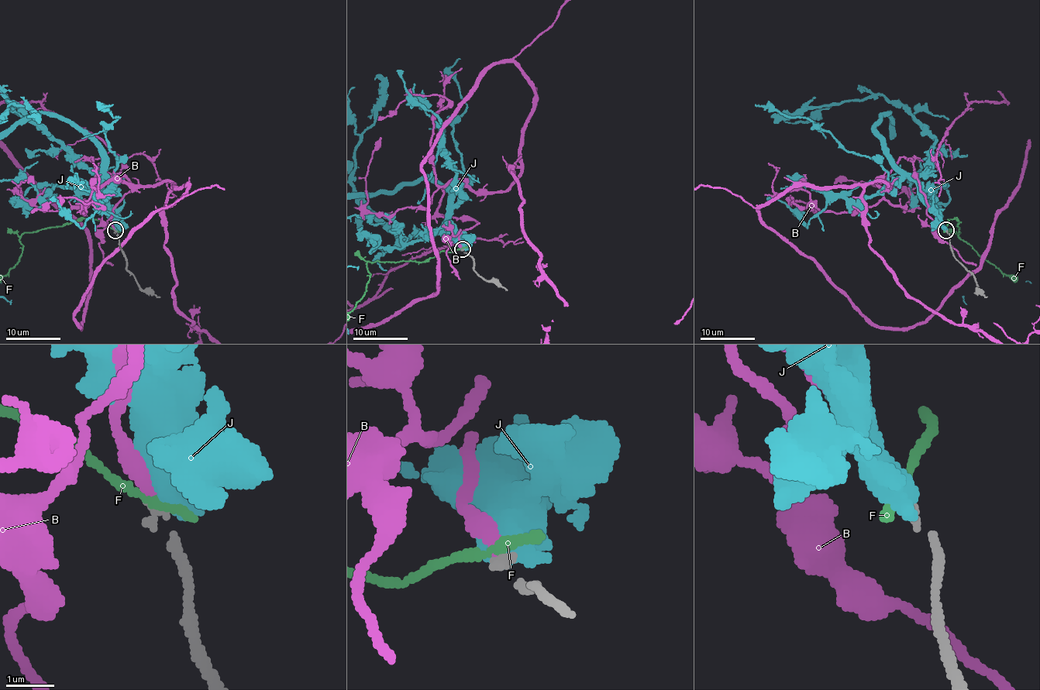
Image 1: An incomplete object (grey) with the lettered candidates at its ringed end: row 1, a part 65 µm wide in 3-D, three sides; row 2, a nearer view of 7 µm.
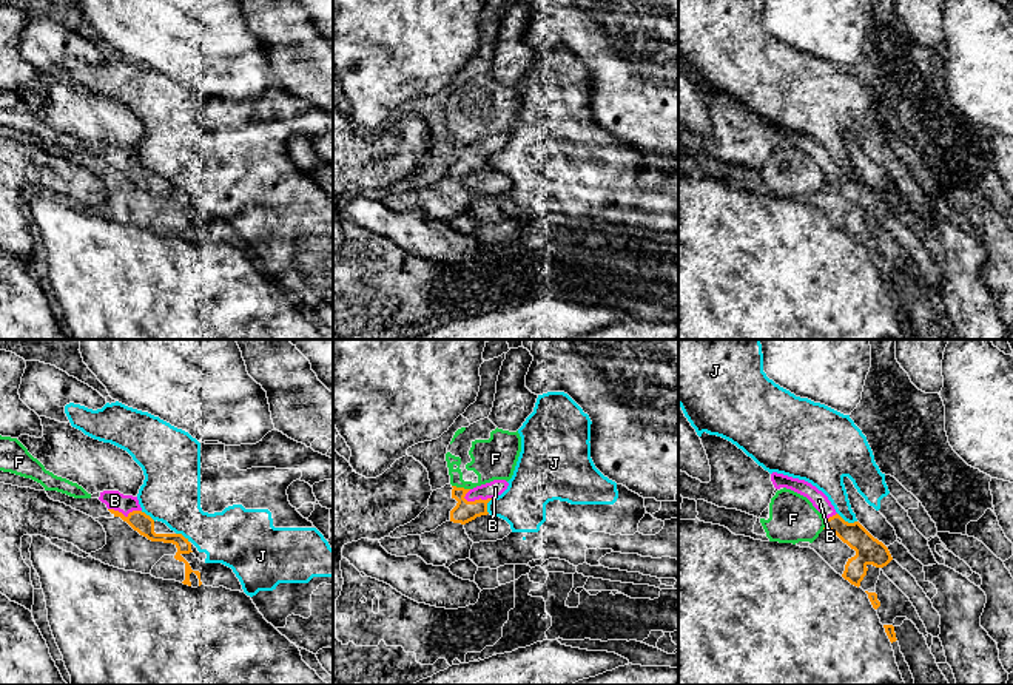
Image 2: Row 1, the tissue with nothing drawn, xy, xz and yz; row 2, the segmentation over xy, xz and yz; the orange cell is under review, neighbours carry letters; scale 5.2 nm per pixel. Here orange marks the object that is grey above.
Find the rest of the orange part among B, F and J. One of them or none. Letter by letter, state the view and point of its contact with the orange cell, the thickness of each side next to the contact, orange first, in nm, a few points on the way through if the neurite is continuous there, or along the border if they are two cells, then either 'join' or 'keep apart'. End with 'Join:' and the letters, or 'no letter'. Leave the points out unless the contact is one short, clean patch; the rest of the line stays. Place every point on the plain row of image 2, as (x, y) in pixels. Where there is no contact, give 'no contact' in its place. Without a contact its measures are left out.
B: xz (477, 155) | 120/90 nm | across xz (464, 165), (477, 155), (495, 142) | join
F: xz (461, 142) | 120/220 nm | along xz (452, 139), (469, 144) | keep apart
J: yz (847, 176) | 140/160 nm | along yz (837, 167), (845, 175), (856, 176) | keep apart
Join: B

